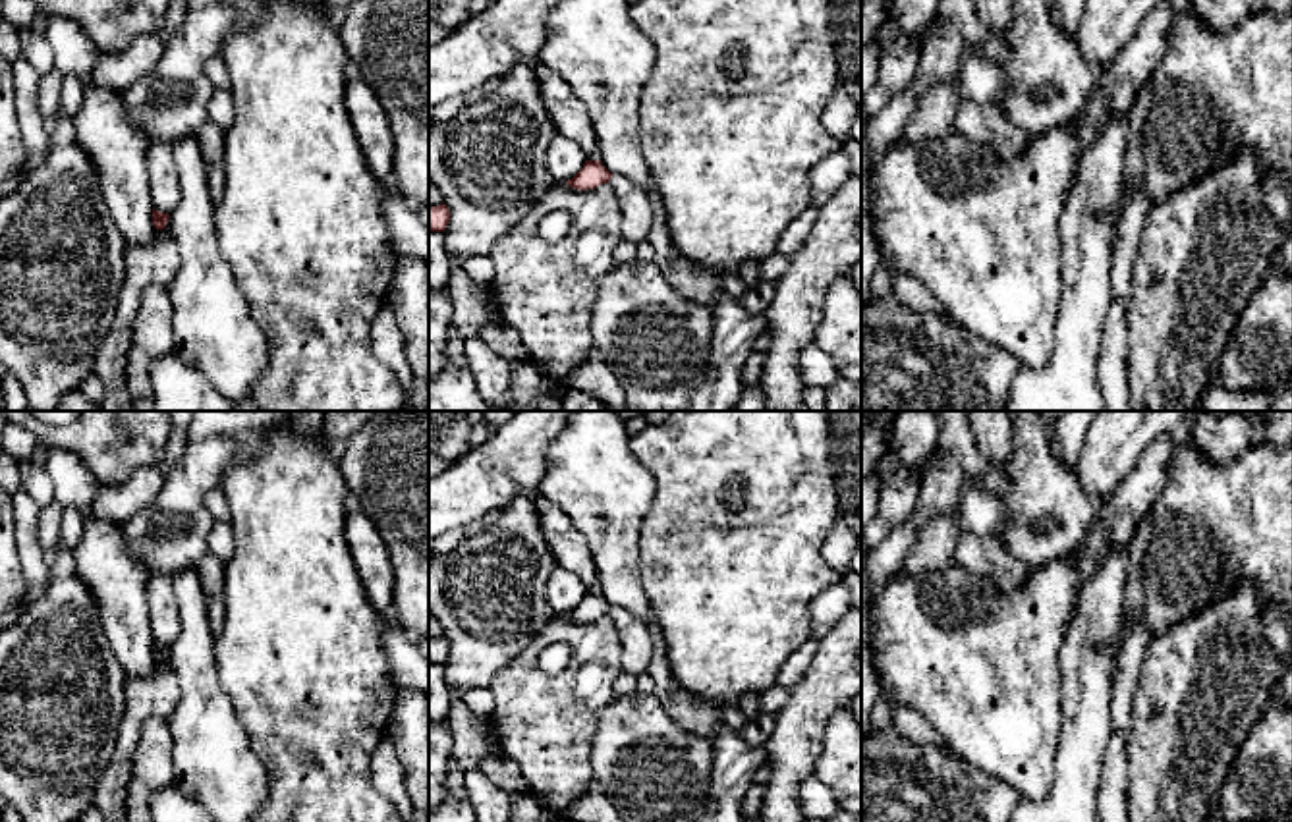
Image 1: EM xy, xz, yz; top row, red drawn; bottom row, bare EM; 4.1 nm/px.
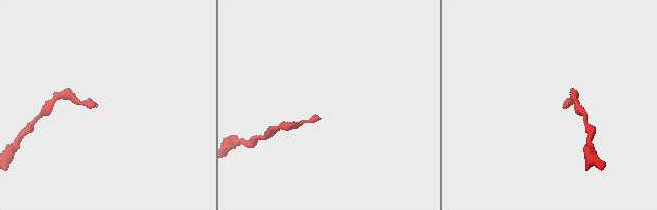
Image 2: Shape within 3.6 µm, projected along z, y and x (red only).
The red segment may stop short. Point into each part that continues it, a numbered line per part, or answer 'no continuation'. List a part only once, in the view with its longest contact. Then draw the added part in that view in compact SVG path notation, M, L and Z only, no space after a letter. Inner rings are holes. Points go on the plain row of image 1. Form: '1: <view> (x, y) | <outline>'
1: xz (636, 639) | M612 608L608 616L618 631L622 671L633 677L649 673L655 650L649 619L635 617L622 608Z

